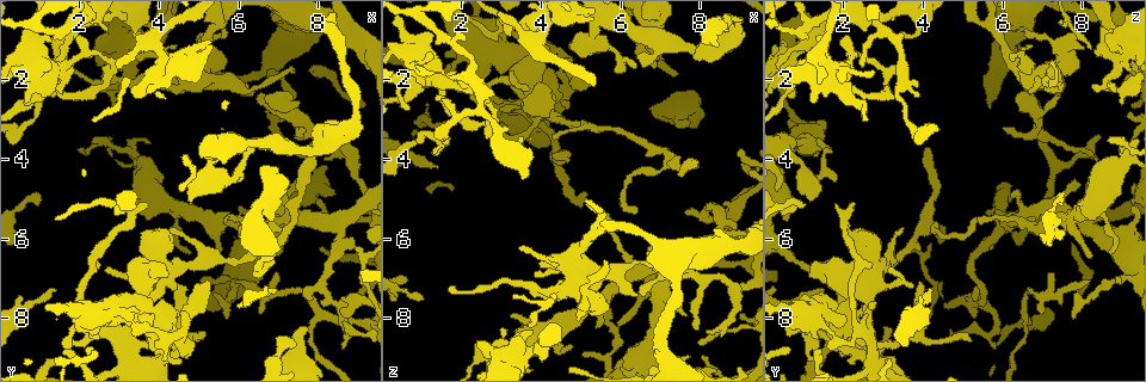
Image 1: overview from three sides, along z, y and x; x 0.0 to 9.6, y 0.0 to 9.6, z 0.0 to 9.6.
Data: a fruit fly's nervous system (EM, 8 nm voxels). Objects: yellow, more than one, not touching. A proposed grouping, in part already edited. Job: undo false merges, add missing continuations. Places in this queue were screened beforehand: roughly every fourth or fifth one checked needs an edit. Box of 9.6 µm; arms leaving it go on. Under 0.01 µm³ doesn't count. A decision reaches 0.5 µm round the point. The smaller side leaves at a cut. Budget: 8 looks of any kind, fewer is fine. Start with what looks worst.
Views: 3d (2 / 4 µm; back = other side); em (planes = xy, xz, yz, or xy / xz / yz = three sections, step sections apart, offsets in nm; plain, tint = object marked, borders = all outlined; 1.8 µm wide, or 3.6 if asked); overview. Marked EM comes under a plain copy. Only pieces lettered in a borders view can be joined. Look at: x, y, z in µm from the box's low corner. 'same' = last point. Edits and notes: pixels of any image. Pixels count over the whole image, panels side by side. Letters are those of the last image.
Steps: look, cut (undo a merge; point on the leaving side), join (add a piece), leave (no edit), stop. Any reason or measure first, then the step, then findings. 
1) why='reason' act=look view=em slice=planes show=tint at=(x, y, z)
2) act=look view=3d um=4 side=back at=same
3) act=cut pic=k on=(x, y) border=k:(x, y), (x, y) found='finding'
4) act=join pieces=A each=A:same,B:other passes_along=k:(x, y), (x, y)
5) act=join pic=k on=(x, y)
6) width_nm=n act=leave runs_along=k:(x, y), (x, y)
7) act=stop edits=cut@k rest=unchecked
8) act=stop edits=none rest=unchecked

why='three arms meet' act=look view=3d um=2 at=(3.40, 3.95, 9.05)

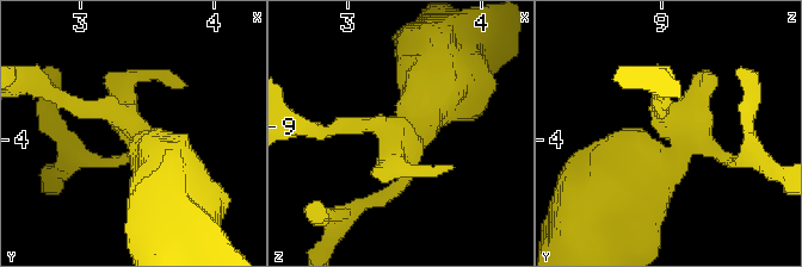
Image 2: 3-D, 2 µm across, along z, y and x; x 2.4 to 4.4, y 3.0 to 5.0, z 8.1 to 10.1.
act=look view=em um=3.6 slice=xy step=4 show=tint at=(3.42, 3.92, 9.04)

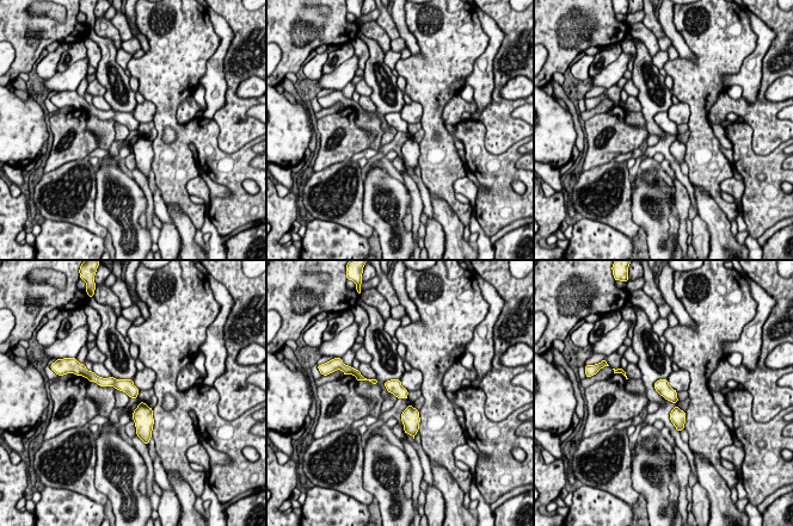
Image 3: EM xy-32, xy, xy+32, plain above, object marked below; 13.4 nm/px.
act=look view=em um=3.6 slice=planes show=borders at=same

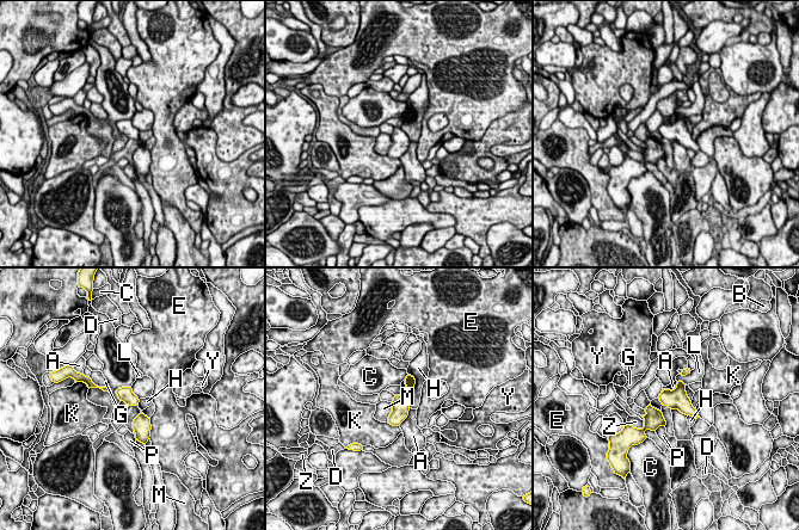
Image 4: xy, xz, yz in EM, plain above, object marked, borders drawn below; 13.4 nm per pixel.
longest_contact=Z:300nm act=leave each=A:other,B:other,C:other,D:other,E:other,G:other,H:other,K:other,L:other,M:other,P:other,Y:other,Z:other found='continuous, no second cell'

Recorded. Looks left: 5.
why='a fork' act=look view=em slice=planes show=borders at=(6.80, 7.40, 7.15)

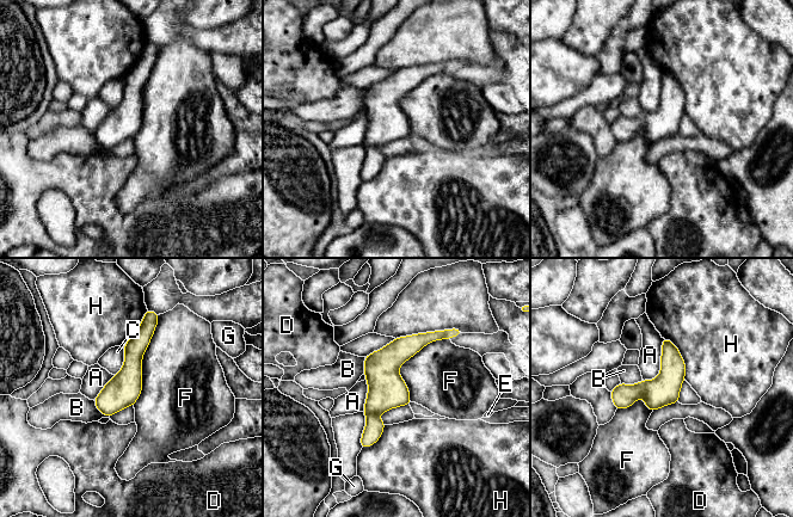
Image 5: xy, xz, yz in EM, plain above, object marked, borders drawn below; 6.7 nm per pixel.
width_nm=220 act=leave each=A:other,B:other,C:other,D:other,E:other,F:other,G:other,H:other border=5:(159, 315), (133, 405) found='continuous, no second cell'

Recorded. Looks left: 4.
why='thick turns thin' act=look view=em um=3.6 slice=planes show=borders at=(3.20, 9.05, 2.70)

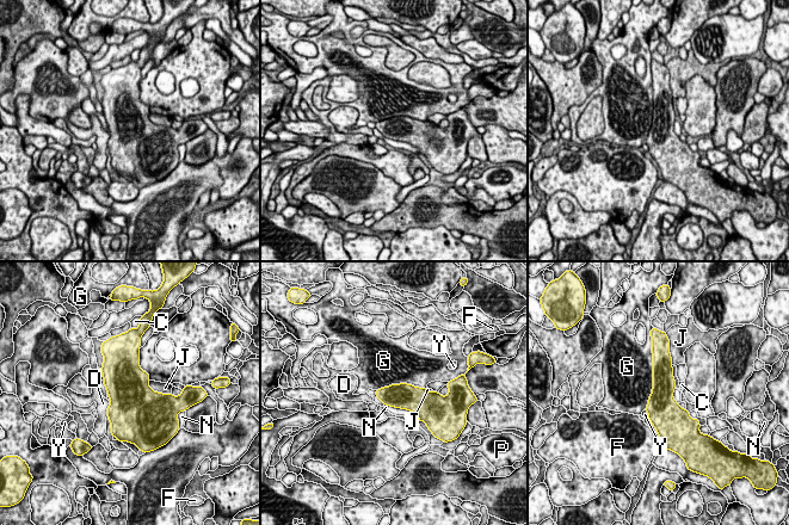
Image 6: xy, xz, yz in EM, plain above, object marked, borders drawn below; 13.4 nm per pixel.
longest_contact=G:750nm act=leave each=C:other,D:other,F:other,G:other,J:other,N:other,P:other,Y:other border=6:(653, 354), (653, 388), (645, 409) found='all the same cell'

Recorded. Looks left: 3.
act=stop edits=none rest=unchecked

